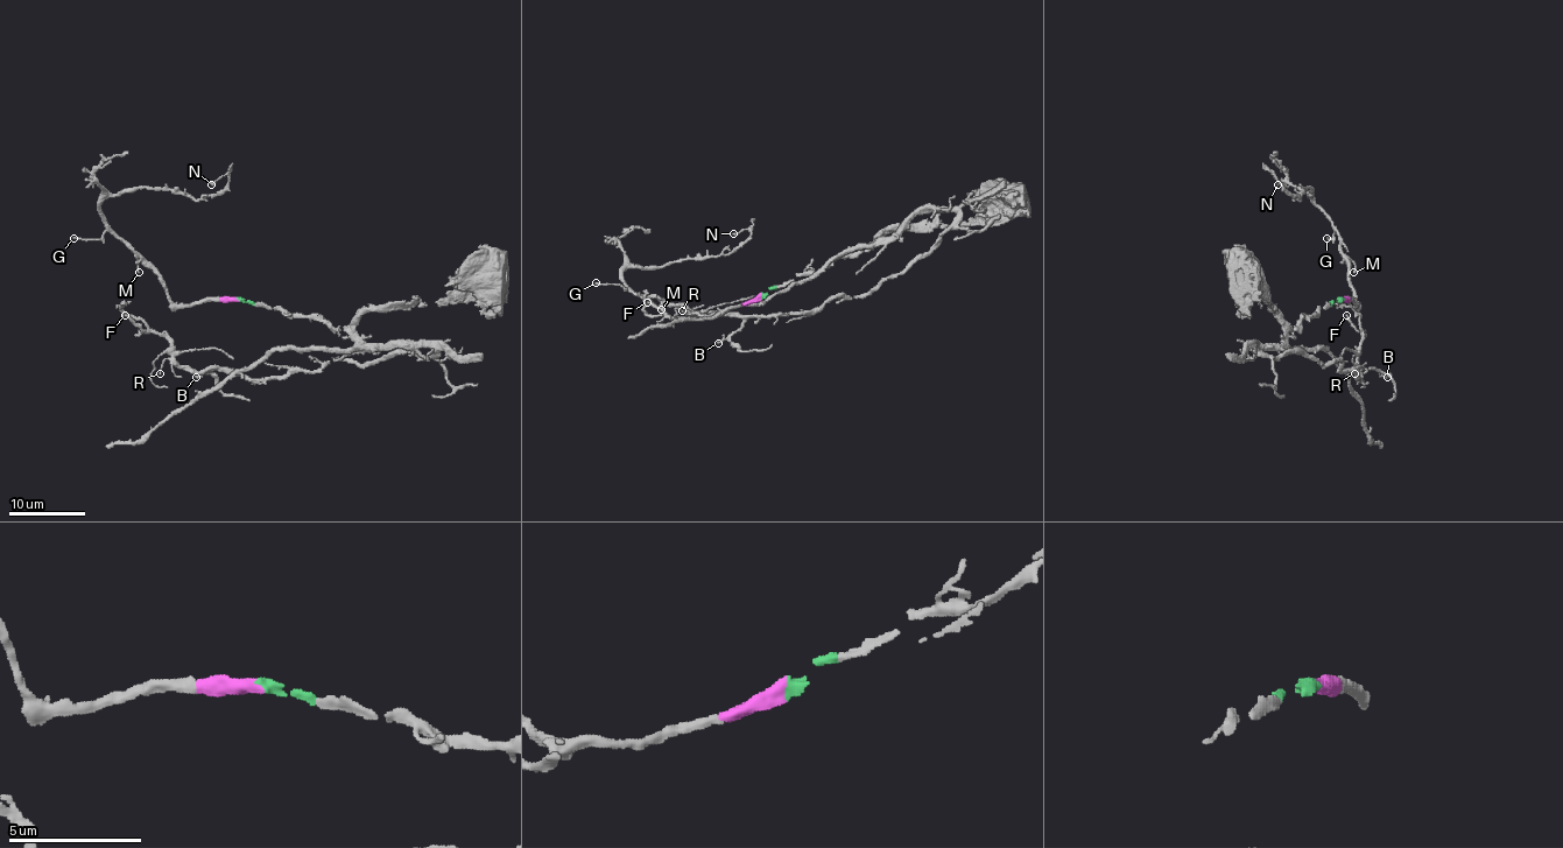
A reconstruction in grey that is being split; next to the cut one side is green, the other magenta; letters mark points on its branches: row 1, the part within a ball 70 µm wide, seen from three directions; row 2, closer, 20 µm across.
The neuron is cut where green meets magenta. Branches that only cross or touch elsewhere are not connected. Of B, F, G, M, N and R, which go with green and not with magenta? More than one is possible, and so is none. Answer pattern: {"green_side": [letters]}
{"green_side": ["B", "F", "R"]}

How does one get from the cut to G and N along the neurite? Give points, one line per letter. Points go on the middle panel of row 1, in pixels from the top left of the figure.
G: (760, 295), (722, 310), (696, 310), (662, 305), (654, 296), (636, 296), (621, 285), (595, 284)
N: (760, 295), (722, 310), (696, 310), (636, 295), (621, 275), (629, 268), (729, 254), (750, 231), (733, 233)

